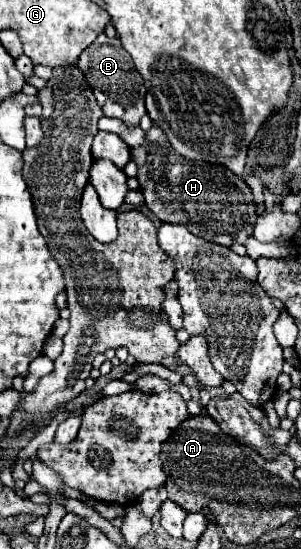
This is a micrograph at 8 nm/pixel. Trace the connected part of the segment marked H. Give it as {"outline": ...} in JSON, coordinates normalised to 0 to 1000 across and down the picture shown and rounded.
{"outline":[[[508,230],[482,240],[482,259],[435,270],[435,291],[455,299],[455,328],[488,379],[555,408],[608,408],[648,430],[694,441],[767,448],[781,441],[814,444],[841,430],[841,408],[854,401],[834,342],[761,306],[734,299],[688,299],[654,291],[615,291],[561,270],[555,248],[535,233]]]}

